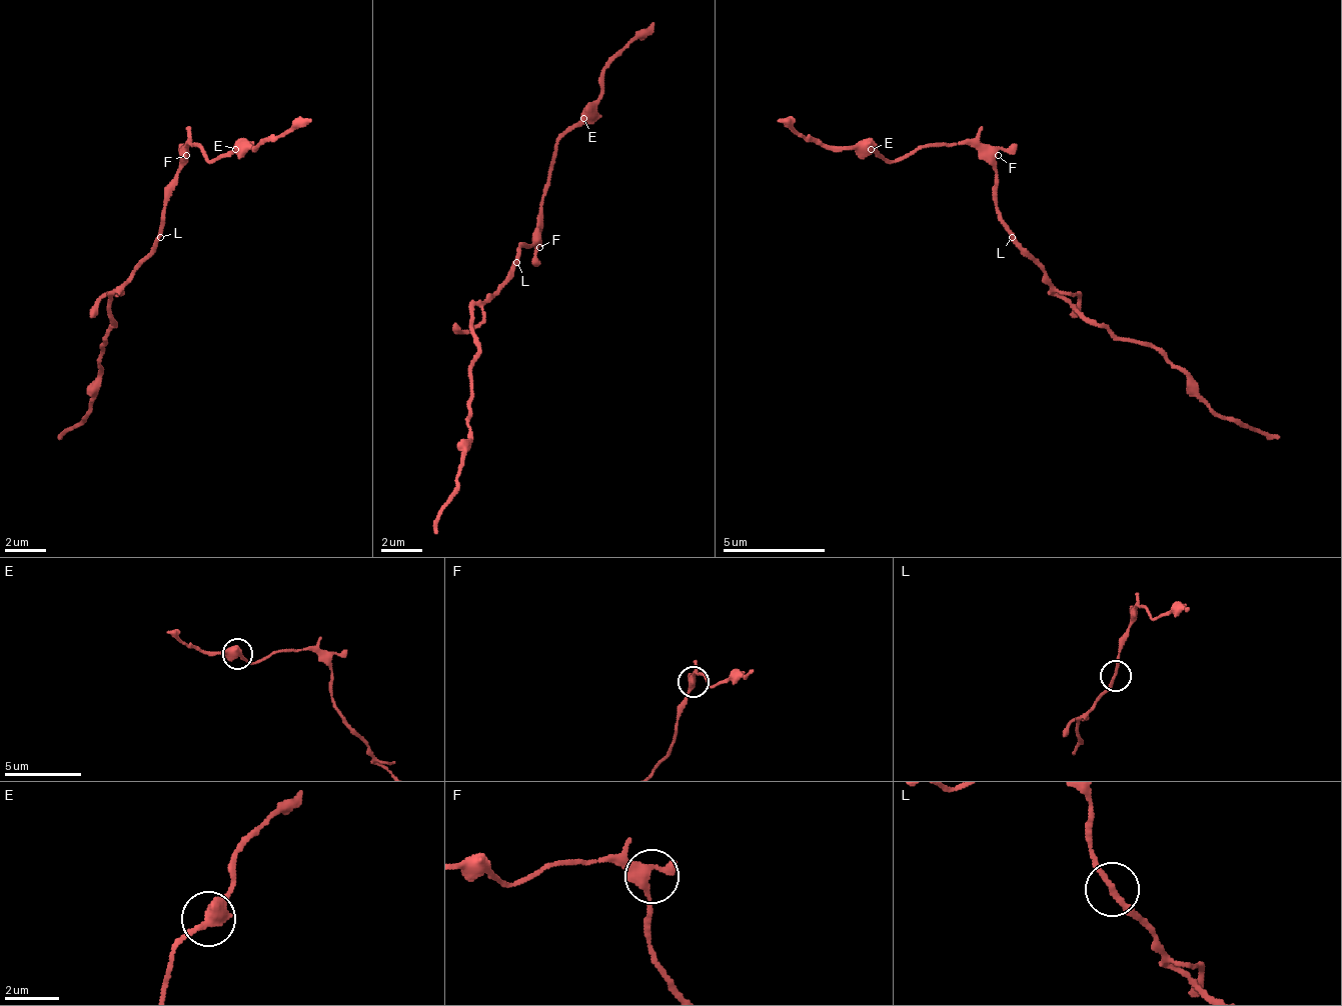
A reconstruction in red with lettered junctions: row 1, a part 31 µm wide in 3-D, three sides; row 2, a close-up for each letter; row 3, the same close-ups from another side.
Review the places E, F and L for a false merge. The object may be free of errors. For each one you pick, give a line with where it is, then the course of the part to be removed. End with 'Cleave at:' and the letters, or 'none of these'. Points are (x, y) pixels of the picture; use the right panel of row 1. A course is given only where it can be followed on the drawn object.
E: place (871, 149); course (872, 150), (827, 150), (779, 120)
Cleave at: E

